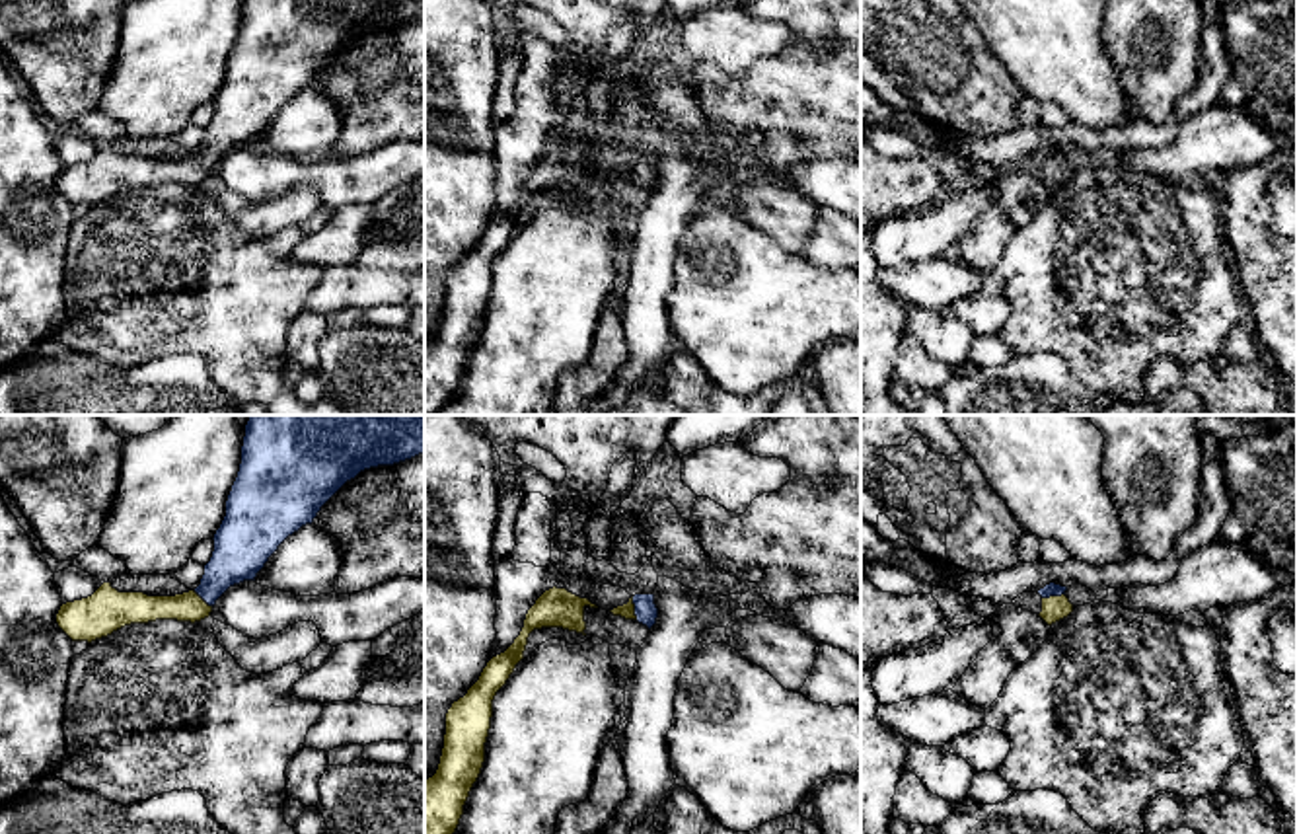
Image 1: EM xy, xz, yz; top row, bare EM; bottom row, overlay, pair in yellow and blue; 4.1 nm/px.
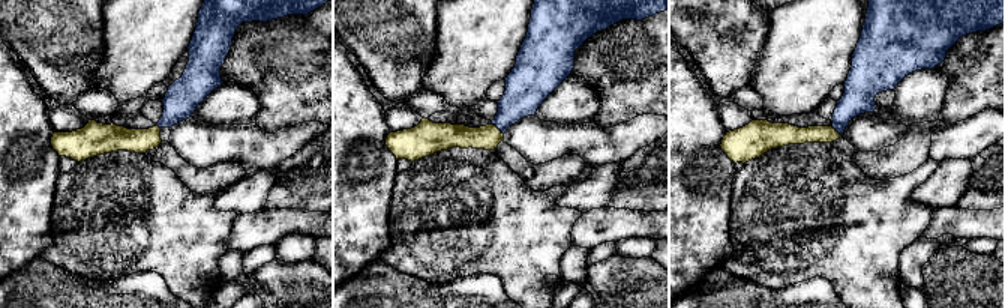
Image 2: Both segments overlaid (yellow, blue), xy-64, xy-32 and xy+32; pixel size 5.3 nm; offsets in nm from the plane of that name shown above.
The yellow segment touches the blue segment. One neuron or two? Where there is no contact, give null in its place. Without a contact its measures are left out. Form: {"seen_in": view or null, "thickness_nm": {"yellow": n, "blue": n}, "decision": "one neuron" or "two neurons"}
{"seen_in": "xz", "thickness_nm": {"yellow": 60, "blue": 90}, "decision": "one neuron"}

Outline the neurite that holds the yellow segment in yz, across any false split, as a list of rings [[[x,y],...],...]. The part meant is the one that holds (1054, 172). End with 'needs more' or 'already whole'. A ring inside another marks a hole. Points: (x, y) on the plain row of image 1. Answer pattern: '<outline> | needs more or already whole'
[[[1050,146],[1038,154],[1042,160],[1042,175],[1038,177],[1048,189],[1067,181],[1073,175],[1073,168],[1065,160],[1067,150]]] | needs more

